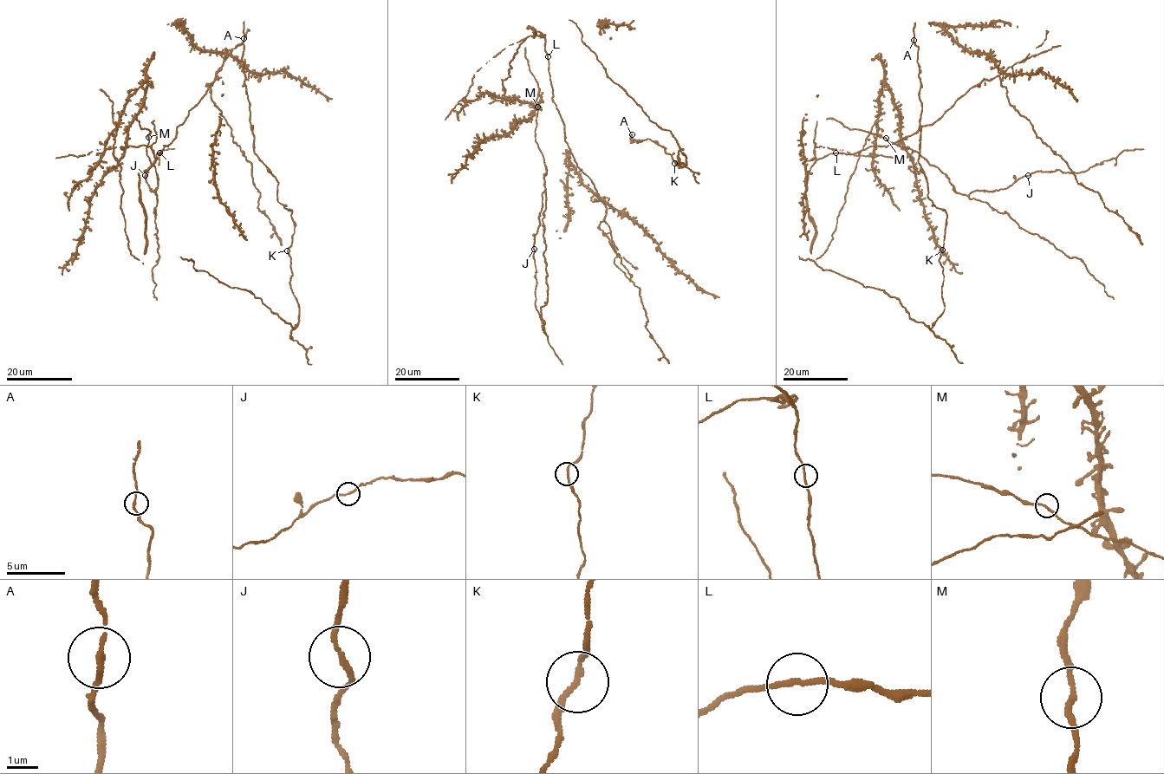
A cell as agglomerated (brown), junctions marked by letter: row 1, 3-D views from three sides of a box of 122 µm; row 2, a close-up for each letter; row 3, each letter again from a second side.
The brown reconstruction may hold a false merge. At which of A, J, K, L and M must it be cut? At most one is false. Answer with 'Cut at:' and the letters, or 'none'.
Cut at: none

